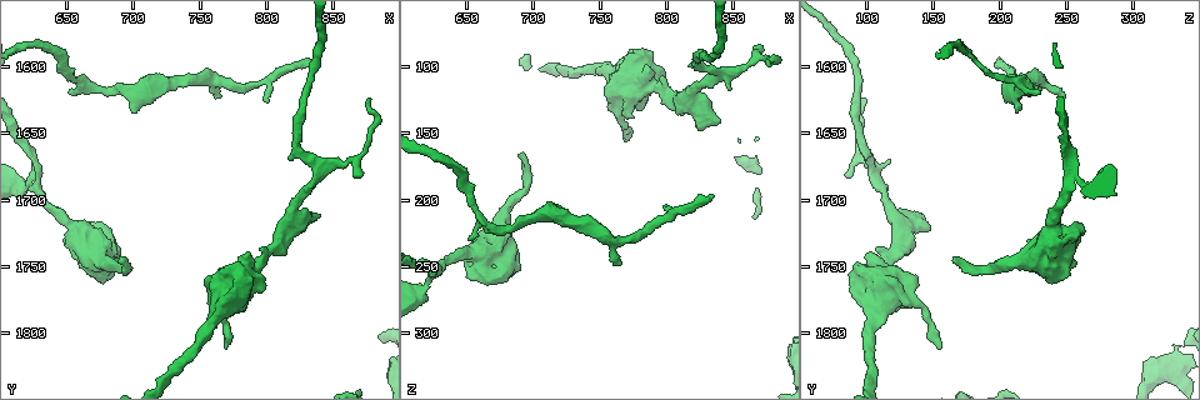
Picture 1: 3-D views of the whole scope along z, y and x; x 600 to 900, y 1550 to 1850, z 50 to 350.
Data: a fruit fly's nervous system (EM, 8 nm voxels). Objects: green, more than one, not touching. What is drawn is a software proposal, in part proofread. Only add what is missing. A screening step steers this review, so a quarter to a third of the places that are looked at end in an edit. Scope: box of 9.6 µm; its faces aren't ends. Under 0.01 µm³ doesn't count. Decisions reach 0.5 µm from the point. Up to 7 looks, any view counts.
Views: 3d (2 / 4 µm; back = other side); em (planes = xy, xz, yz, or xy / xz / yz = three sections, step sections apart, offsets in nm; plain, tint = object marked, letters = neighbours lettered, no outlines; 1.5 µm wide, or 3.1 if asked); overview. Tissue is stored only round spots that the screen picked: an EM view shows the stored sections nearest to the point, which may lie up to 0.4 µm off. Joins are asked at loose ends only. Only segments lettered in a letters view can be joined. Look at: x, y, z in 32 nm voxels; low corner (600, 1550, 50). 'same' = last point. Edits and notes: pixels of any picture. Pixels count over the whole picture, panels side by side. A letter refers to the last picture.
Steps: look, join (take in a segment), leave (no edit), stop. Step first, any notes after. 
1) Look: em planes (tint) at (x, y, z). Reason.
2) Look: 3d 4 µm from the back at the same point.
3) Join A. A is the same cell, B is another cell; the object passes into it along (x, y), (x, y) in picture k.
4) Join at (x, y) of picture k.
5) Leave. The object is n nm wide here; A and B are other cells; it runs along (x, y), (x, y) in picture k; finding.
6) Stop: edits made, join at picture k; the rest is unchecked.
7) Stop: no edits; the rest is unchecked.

Look: 3d 4 µm at (690, 1746, 166). Tapers out.

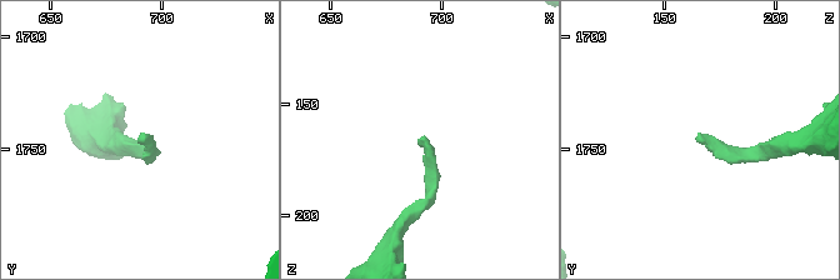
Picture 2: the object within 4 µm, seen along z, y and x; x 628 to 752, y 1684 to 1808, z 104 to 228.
Look: em xz step 4 (plain) at (692, 1743, 164).

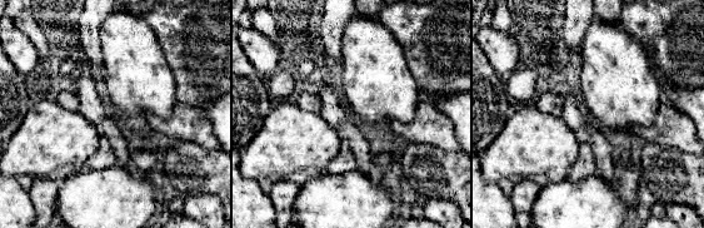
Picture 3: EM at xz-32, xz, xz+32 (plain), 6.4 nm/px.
Look: em xz step 4 (letters) at the same point. See the neighbours.

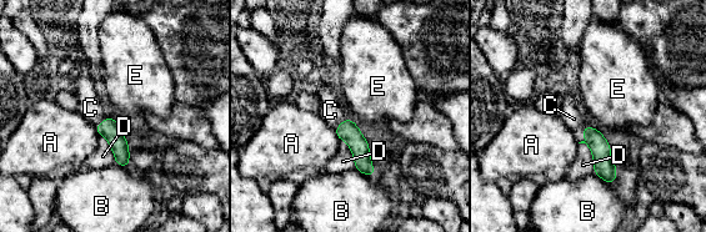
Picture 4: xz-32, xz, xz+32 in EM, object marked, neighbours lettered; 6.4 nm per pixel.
Join at (574, 119) of picture 4. C is the same cell, A, B, D and E are other cells; the object passes into it along (604, 167), (584, 135), (574, 119) in picture 4; the neuron continues.

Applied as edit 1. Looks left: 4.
Look: 3d 2 µm at (802, 1626, 204). Tapers out.

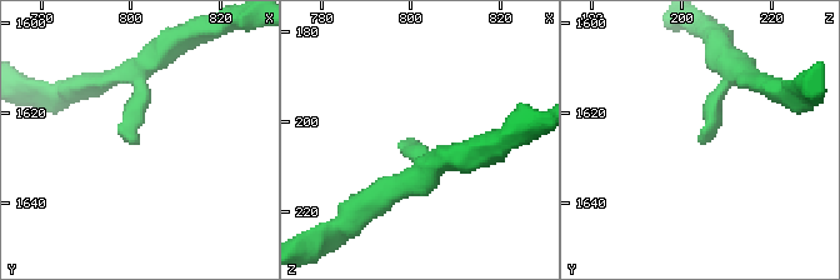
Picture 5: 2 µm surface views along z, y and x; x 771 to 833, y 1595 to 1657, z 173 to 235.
Look: em planes (letters) at (800, 1625, 204). Need the tissue.

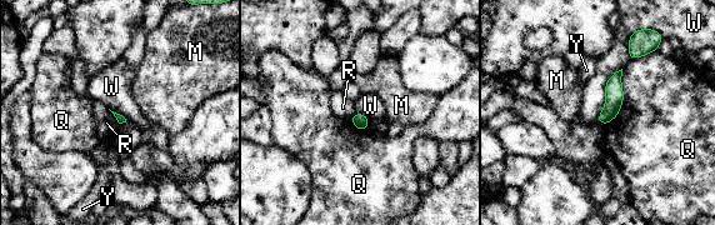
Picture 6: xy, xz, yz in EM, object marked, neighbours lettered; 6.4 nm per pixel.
Leave. The longest contact is with W, 400 nm; M, Q, R, W and Y are other cells; a border runs along (621, 68), (605, 85), (595, 121) in picture 6; no lettered segment goes on from it.

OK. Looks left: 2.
Look: em yz step 4 (letters) at (766, 1624, 244). Branch stops here.

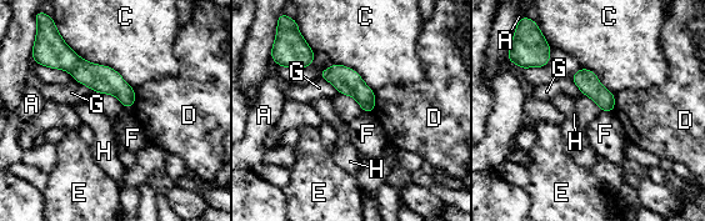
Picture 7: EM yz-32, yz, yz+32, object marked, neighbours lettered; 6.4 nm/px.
Look: em planes (letters) at the same point.

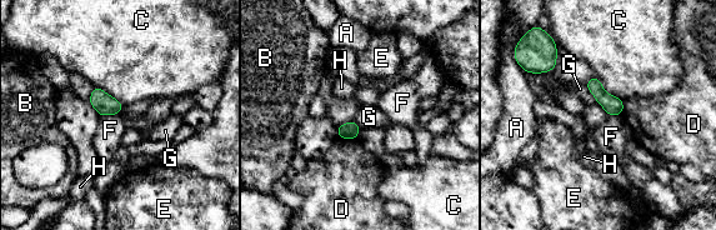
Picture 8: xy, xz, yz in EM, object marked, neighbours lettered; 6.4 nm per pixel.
Leave. A, B, C, D, E, F, G and H are other cells; a border runs along (584, 84), (597, 101) in picture 8; none of them fits.

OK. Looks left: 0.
Stop: edits made, join at picture 4; the rest is unchecked.

